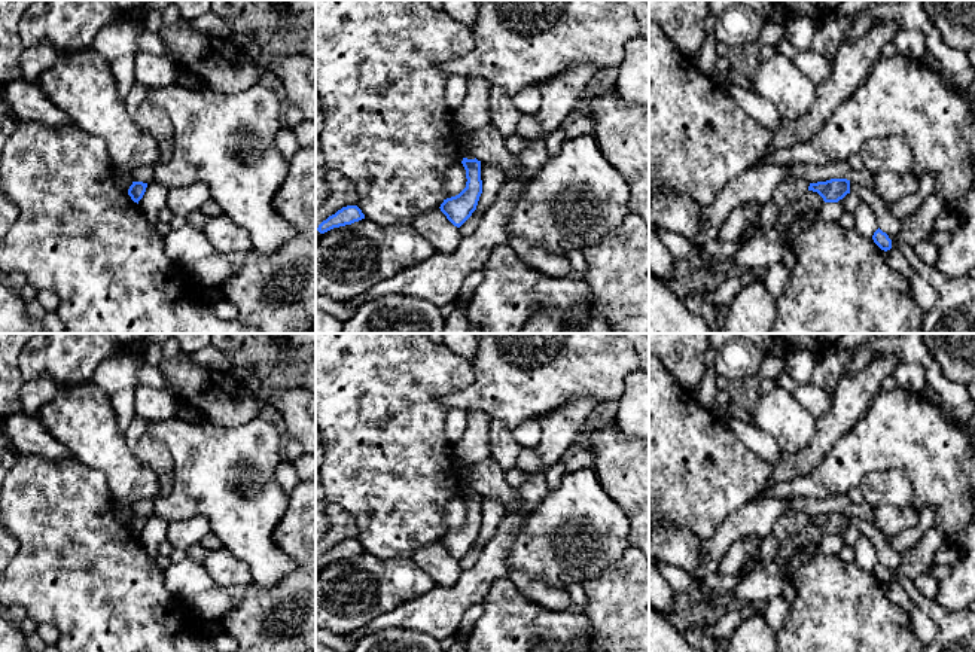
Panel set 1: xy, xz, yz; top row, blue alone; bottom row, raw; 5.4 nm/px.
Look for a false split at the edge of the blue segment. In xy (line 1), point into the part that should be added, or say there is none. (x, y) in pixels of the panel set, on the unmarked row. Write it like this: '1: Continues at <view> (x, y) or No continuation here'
1: No continuation here

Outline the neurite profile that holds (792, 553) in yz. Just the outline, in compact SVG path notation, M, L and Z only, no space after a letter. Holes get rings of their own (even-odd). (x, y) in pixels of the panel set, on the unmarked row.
M808 524L802 531L780 542L774 561L786 579L819 549L823 536L817 525Z

